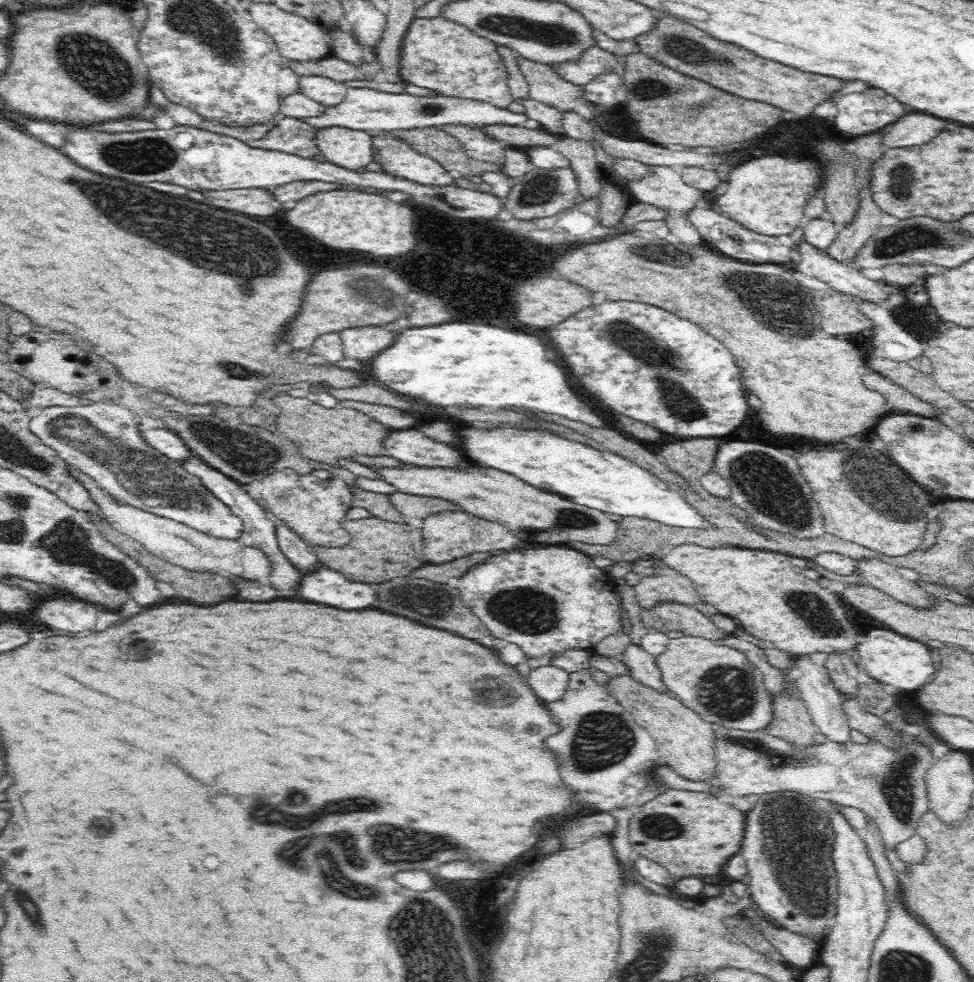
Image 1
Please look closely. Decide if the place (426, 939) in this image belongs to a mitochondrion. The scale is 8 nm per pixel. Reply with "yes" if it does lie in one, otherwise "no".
yes

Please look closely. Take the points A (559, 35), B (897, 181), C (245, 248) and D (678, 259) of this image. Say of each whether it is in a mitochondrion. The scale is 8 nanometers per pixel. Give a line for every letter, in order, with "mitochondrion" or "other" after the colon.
A: mitochondrion
B: mitochondrion
C: mitochondrion
D: mitochondrion

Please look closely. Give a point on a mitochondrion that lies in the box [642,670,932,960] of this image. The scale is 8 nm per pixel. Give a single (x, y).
(793, 846)

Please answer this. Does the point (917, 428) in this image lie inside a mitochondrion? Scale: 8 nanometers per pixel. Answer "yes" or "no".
yes

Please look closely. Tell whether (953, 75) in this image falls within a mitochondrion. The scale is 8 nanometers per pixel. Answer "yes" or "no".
no

